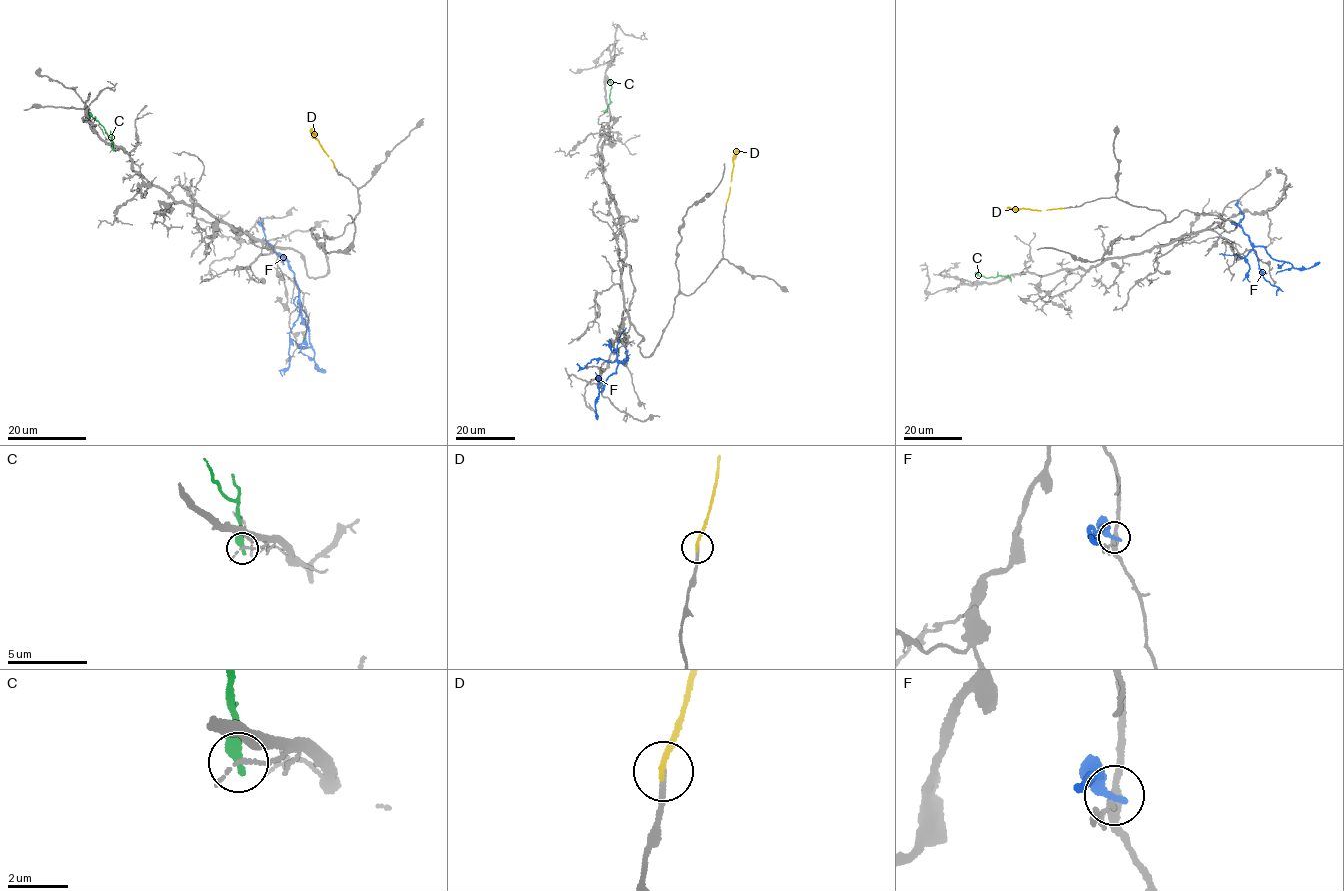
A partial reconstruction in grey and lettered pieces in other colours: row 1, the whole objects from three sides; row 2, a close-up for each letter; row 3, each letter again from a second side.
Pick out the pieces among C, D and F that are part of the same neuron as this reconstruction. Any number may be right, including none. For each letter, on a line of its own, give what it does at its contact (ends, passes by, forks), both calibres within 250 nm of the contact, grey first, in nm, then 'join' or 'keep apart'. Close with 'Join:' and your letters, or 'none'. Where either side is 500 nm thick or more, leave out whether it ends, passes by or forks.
C: it ends there; 140 nm thick on the grey side, 440 nm on the other; keep apart
D: it ends there; 170 nm thick on the grey side, 180 nm on the other; join
F: it ends there; 240 nm thick on the grey side, 420 nm on the other; keep apart
Join: D

